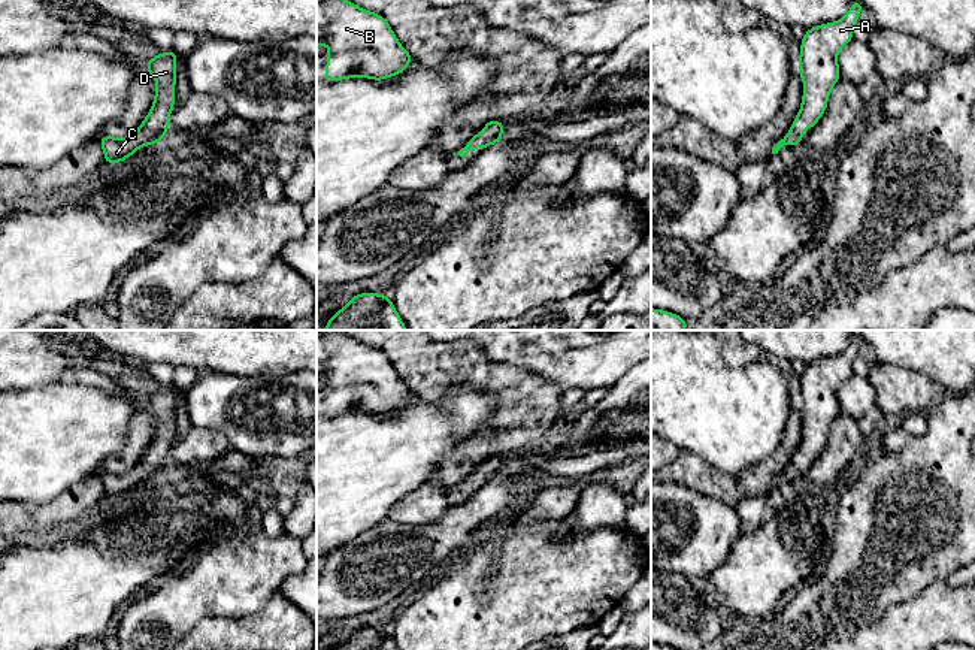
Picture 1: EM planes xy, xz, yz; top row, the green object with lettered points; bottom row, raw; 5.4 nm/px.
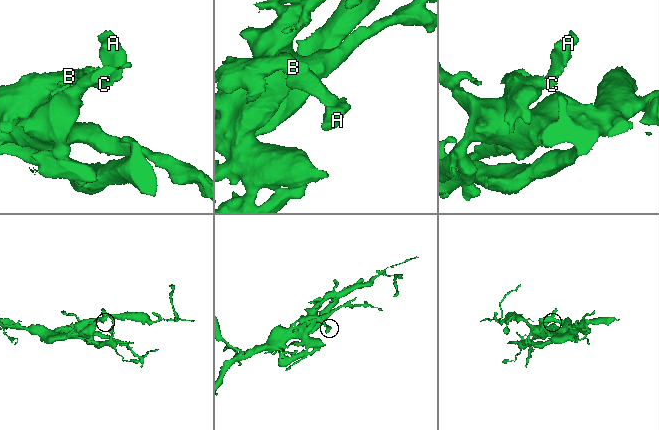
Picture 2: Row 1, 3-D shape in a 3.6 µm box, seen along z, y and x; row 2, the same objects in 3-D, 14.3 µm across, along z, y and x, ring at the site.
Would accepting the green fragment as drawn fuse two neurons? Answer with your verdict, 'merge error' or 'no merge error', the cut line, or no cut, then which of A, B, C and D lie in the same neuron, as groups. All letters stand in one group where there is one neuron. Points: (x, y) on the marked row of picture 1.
no merge error | no cut | A B C D

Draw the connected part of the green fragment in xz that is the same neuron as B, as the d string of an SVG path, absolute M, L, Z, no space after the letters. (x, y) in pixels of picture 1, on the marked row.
M317 0L317 48L327 45L325 81L363 76L384 81L400 75L414 57L402 46L387 19L348 0Z

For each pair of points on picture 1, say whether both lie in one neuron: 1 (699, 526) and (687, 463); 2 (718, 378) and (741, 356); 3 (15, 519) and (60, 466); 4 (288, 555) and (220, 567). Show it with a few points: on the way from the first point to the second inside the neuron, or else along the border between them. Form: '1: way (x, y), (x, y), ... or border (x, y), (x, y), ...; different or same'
1: border (666, 481), (686, 484), (724, 502); different
2: border (718, 345), (721, 359), (733, 368), (762, 354); different
3: border (63, 493), (42, 502), (15, 501); different
4: way (272, 561), (253, 567), (236, 567); same

